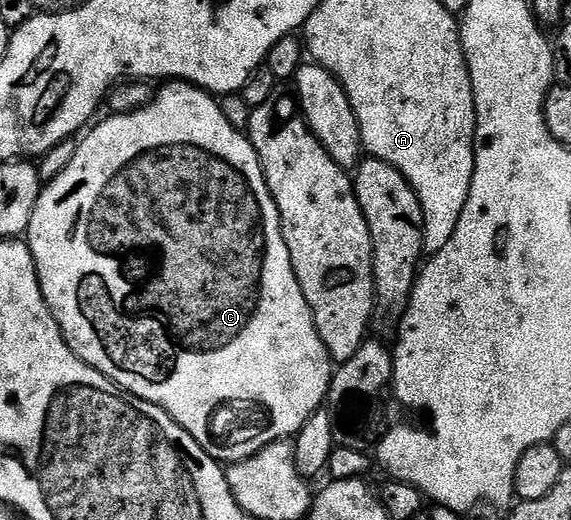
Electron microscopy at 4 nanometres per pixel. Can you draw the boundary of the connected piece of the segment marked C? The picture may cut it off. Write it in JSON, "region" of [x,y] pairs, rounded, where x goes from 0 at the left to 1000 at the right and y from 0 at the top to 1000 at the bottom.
{"region":[[[298,156],[284,162],[270,177],[268,196],[243,213],[222,221],[191,221],[186,227],[186,233],[172,231],[140,265],[131,290],[131,306],[124,306],[124,313],[117,313],[117,329],[105,333],[95,348],[84,350],[74,362],[68,390],[61,390],[61,413],[54,413],[54,429],[47,450],[47,469],[54,490],[61,498],[65,535],[72,546],[75,575],[86,596],[96,606],[117,667],[124,667],[128,681],[138,690],[145,690],[145,698],[166,706],[166,713],[173,713],[187,729],[194,729],[210,748],[222,750],[229,760],[236,760],[257,775],[271,775],[285,790],[292,790],[292,798],[299,798],[299,806],[306,806],[306,813],[313,813],[313,821],[320,821],[320,829],[335,835],[357,860],[363,875],[370,875],[384,888],[422,887],[434,873],[452,871],[461,860],[468,860],[476,852],[480,844],[511,842],[532,821],[538,806],[545,806],[545,798],[552,798],[557,787],[571,777],[587,696],[578,687],[573,667],[566,667],[566,652],[559,652],[559,637],[552,629],[545,590],[538,590],[538,575],[531,575],[531,552],[524,552],[524,537],[517,537],[517,521],[510,513],[510,483],[503,483],[503,467],[496,467],[489,406],[482,398],[482,383],[468,360],[468,344],[461,337],[461,321],[454,313],[454,298],[447,290],[447,283],[436,273],[434,262],[424,250],[405,244],[405,237],[398,237],[398,221],[391,221],[382,188],[375,181],[361,179],[357,171],[349,171],[342,163],[329,163],[326,156]]]}

